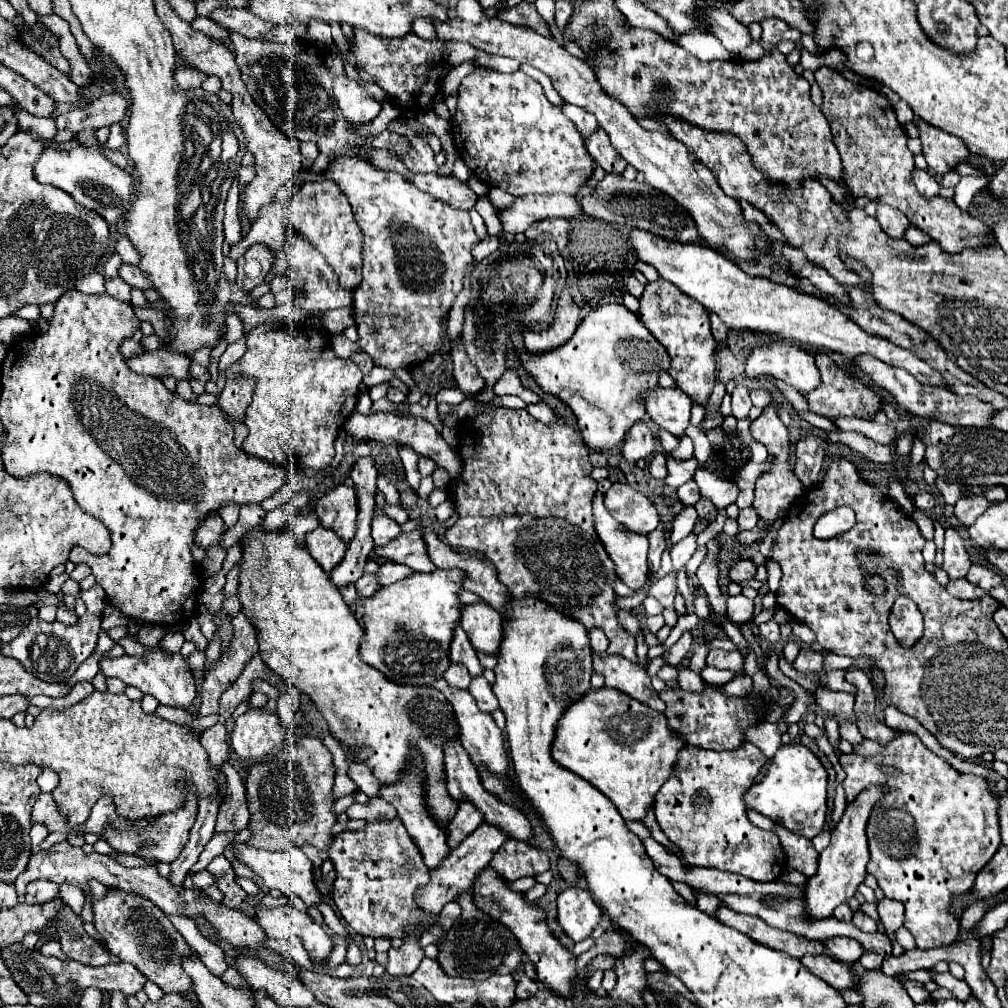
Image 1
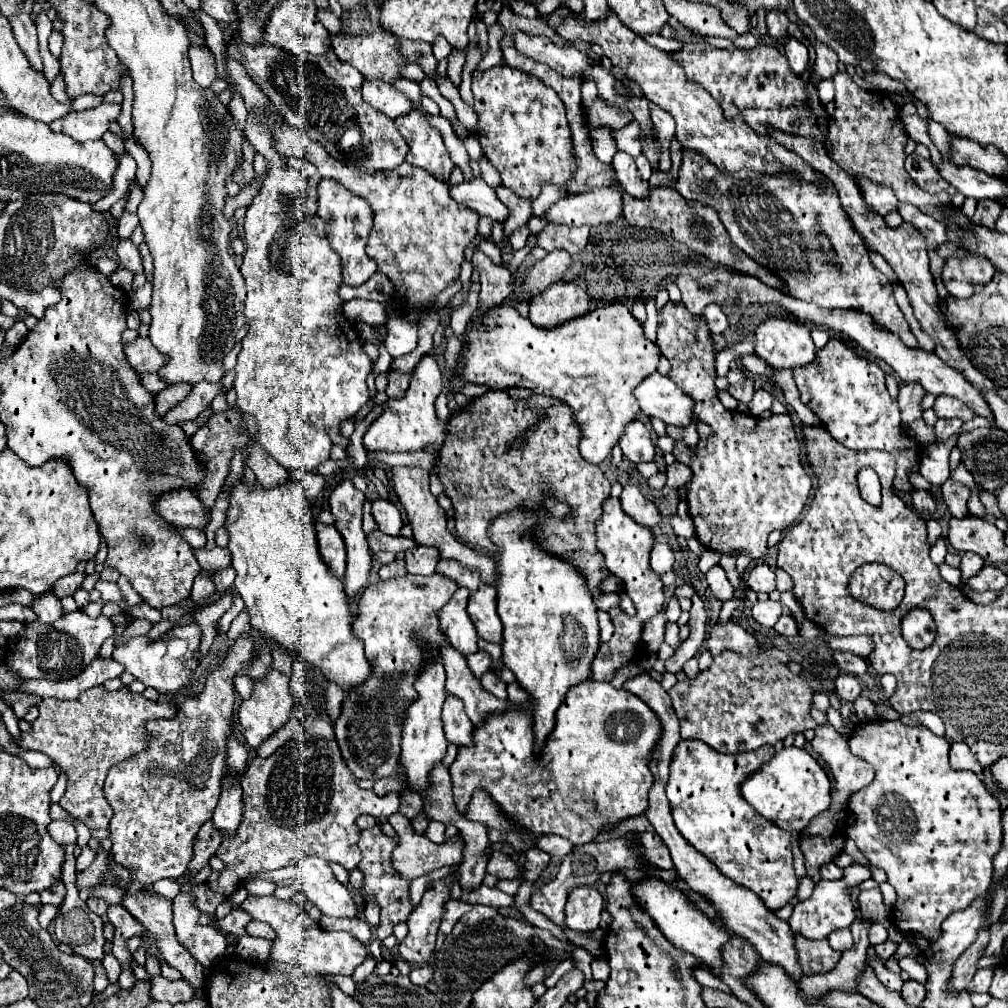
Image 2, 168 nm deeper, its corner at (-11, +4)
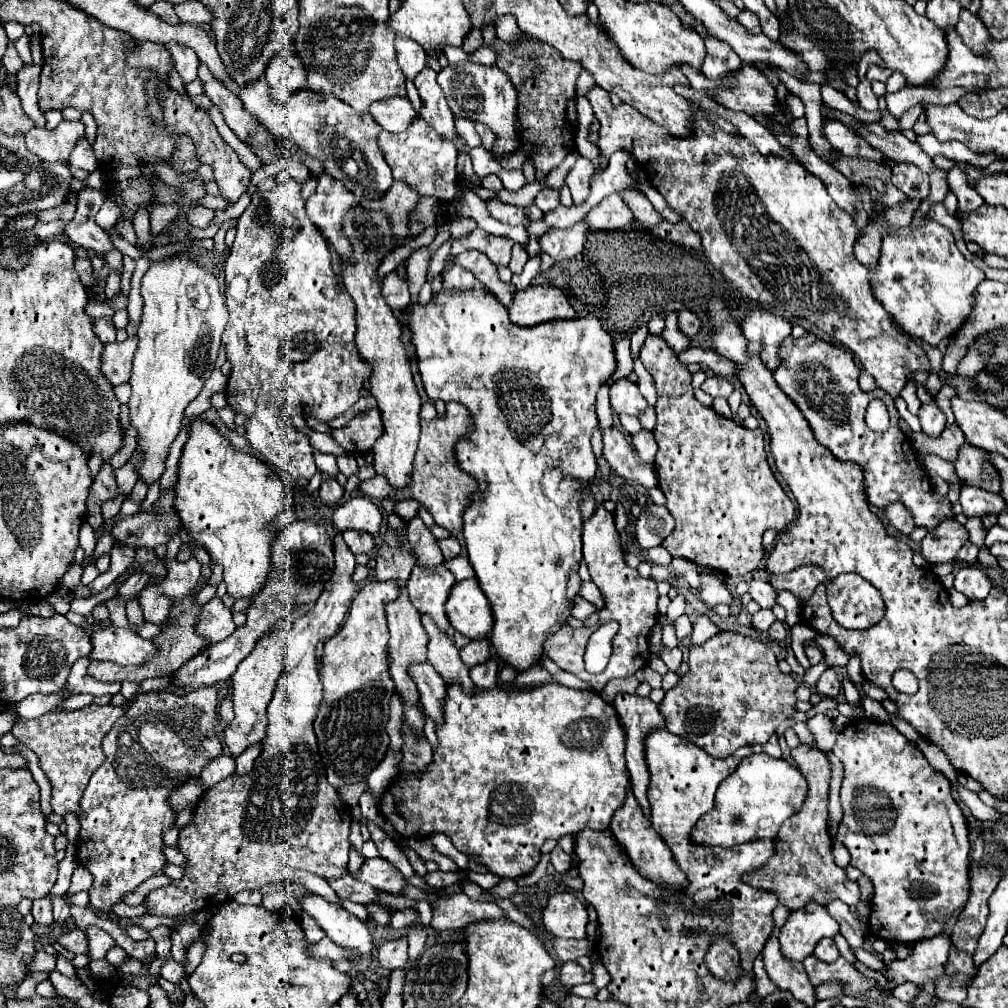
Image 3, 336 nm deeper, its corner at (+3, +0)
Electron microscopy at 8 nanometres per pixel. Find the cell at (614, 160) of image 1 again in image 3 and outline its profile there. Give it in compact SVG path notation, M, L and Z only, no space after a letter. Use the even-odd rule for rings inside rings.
M626 188L620 192L622 200L626 202L626 206L632 210L634 218L644 222L646 226L654 226L662 220L662 216L654 210L654 206L650 204L650 200L640 192L640 190L634 190L634 188Z

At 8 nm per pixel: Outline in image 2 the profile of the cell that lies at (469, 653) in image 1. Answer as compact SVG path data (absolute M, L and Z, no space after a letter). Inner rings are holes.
M458 588L450 598L450 602L442 606L442 610L438 610L442 634L446 634L448 642L462 654L470 654L478 650L478 644L476 644L478 634L466 612L468 596L470 596L468 588Z

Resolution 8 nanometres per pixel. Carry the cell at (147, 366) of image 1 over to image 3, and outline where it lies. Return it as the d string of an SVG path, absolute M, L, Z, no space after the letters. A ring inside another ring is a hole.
M132 336L124 342L112 342L104 345L104 356L102 356L102 374L118 386L122 382L128 382L132 358L138 346L138 336Z

